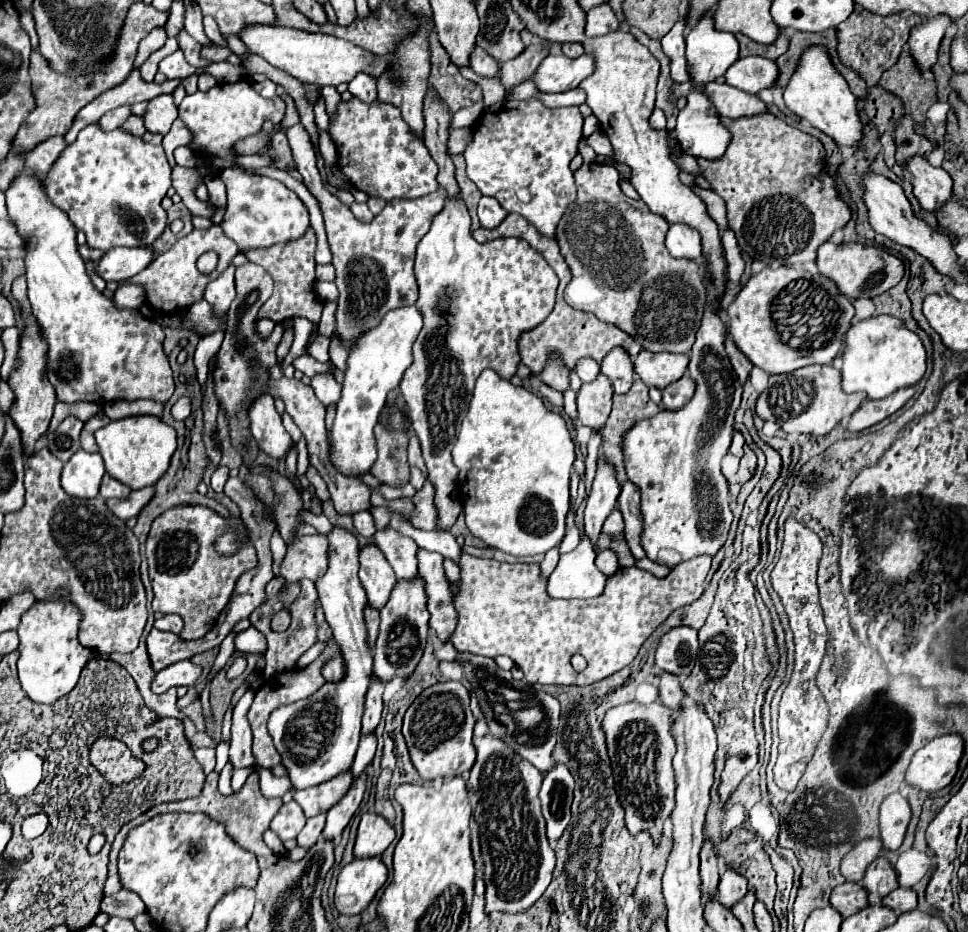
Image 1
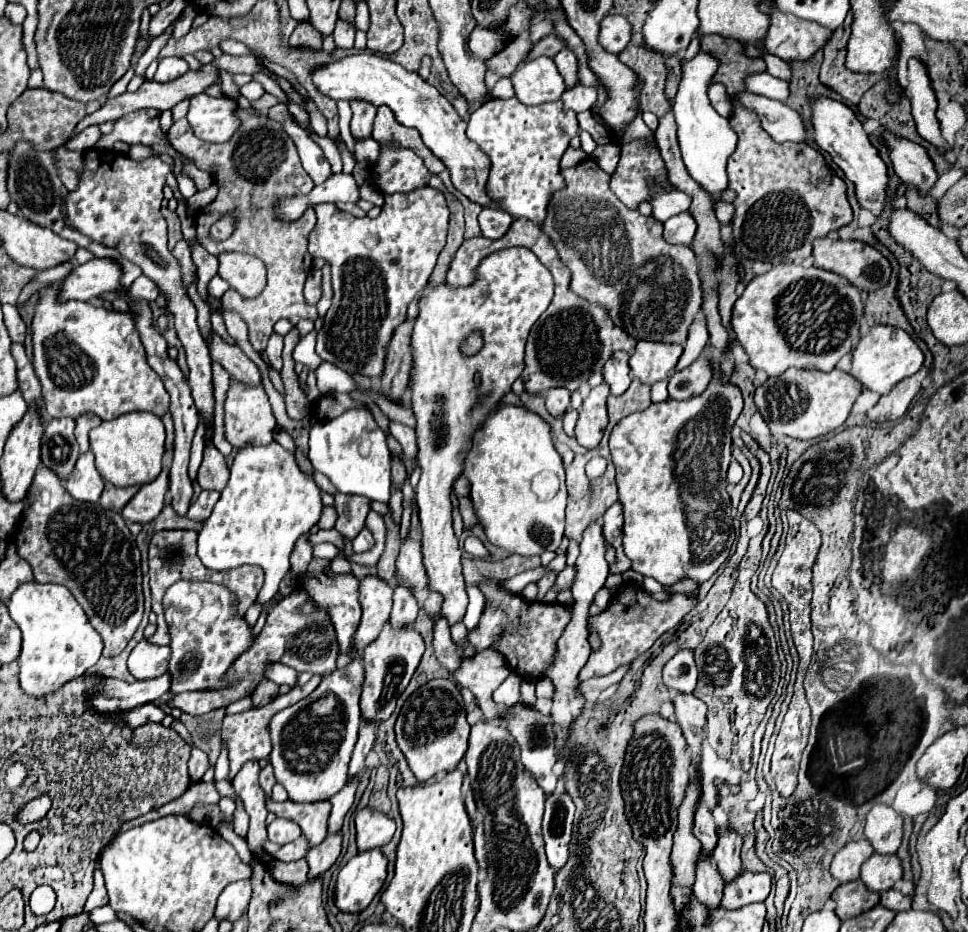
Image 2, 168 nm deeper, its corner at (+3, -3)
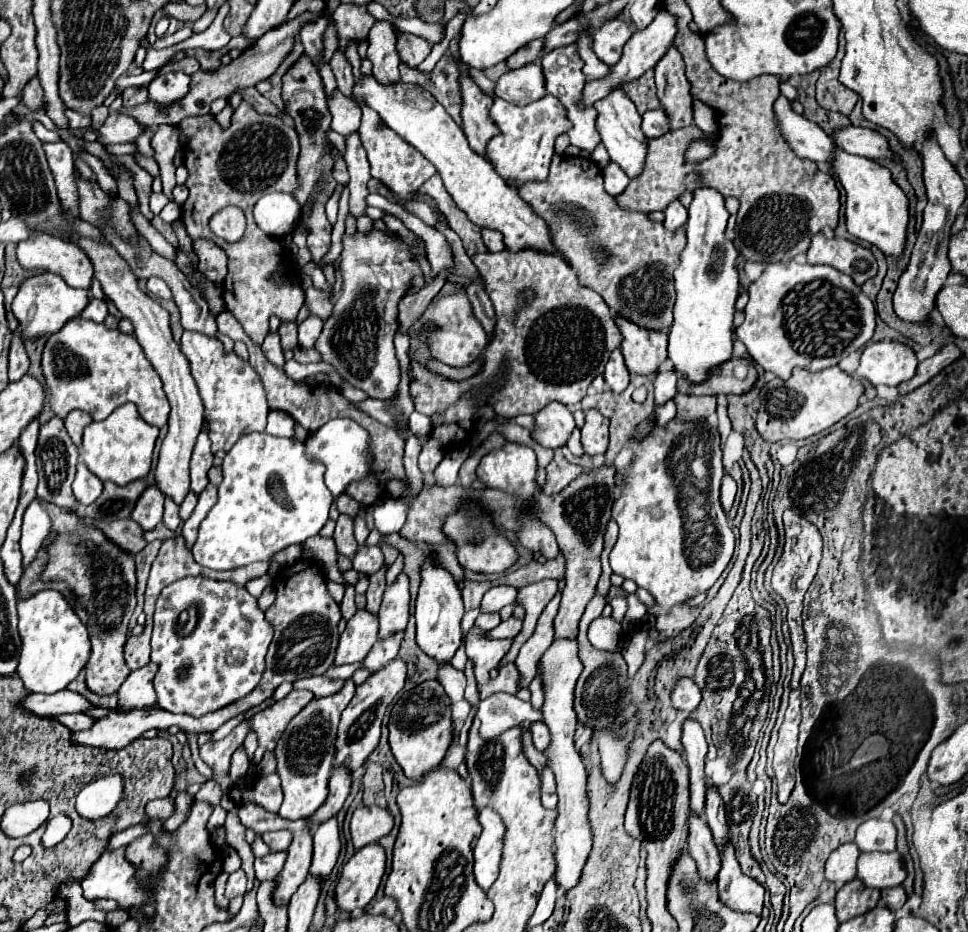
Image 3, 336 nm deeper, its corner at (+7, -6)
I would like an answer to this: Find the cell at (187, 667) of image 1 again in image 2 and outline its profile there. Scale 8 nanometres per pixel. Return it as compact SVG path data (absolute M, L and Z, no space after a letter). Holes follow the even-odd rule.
M161 675L159 679L149 681L135 681L125 683L119 679L107 679L105 683L95 687L95 693L91 697L91 705L101 713L113 713L113 711L129 711L133 707L153 703L161 695L169 693L171 689L171 675Z

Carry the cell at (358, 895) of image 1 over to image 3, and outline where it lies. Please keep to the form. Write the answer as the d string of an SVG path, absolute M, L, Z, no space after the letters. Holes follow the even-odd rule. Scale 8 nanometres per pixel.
M379 844L357 850L343 866L335 888L337 906L345 912L363 910L377 894L385 874L385 850Z

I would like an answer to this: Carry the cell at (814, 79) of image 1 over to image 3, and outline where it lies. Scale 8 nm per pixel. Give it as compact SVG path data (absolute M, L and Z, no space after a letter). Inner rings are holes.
M835 148L835 174L839 176L843 188L845 188L845 220L847 230L877 246L885 256L901 258L905 240L907 240L907 224L909 224L909 212L907 212L907 196L903 190L893 182L891 172L883 166L879 166L873 160L851 156L843 152L841 148Z

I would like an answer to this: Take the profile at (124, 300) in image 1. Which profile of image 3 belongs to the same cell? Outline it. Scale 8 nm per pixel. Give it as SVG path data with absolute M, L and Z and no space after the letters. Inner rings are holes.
M151 278L151 280L147 282L147 290L149 290L153 296L157 296L157 298L165 298L165 300L173 298L171 288L169 288L167 282L163 282L161 278Z

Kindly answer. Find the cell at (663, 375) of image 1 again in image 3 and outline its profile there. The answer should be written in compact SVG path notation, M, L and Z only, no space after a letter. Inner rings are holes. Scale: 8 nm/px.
M619 316L615 322L623 334L621 352L629 372L653 378L659 364L667 360L667 334L657 330L643 330L641 326L625 322L625 318Z

